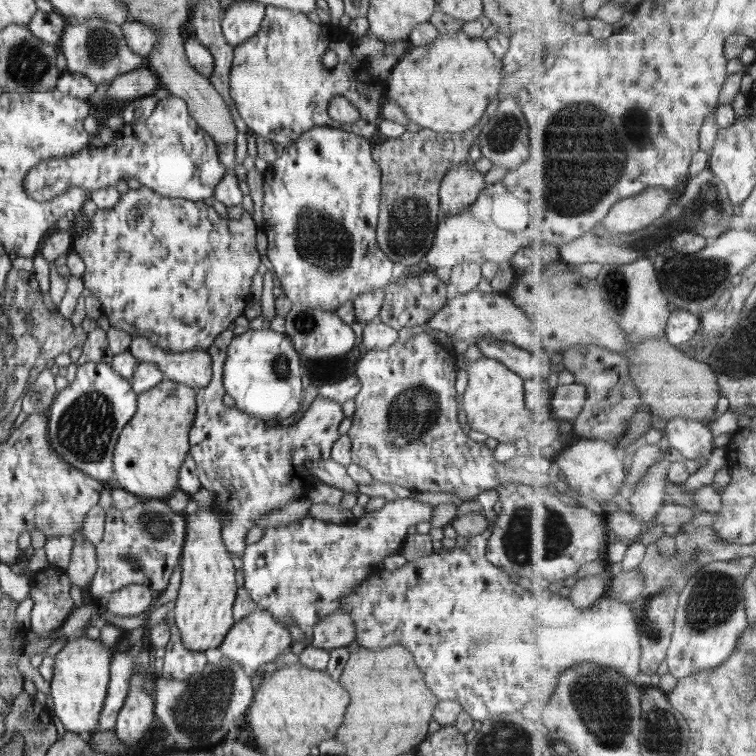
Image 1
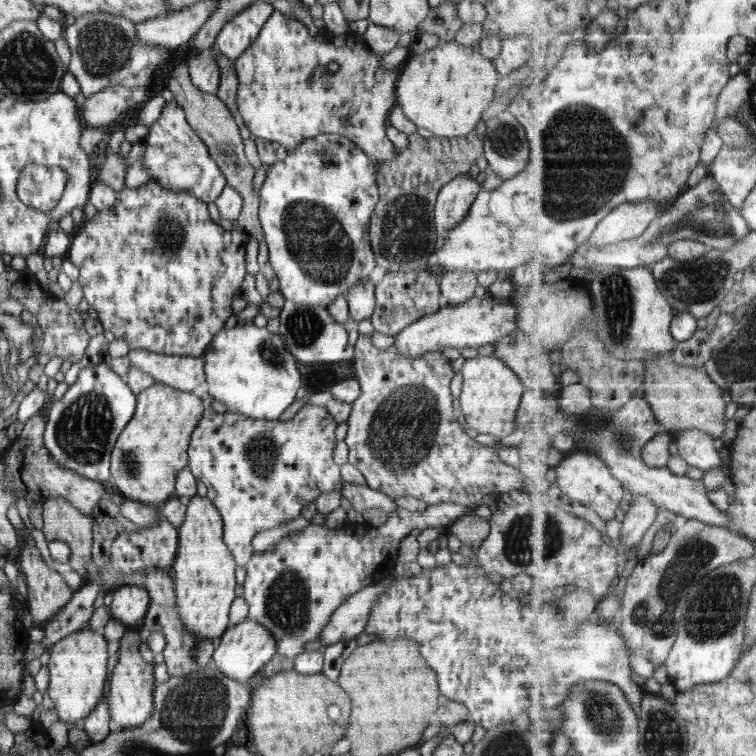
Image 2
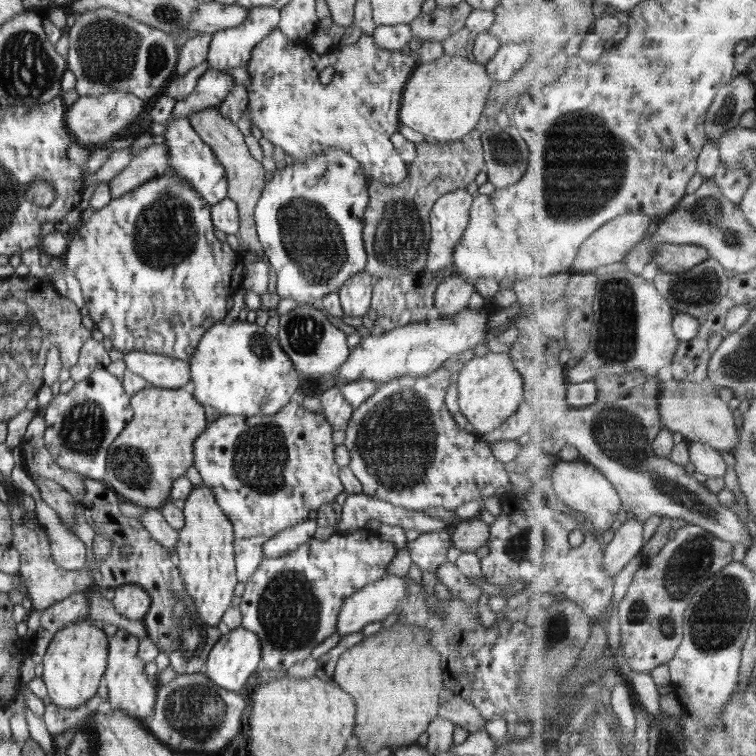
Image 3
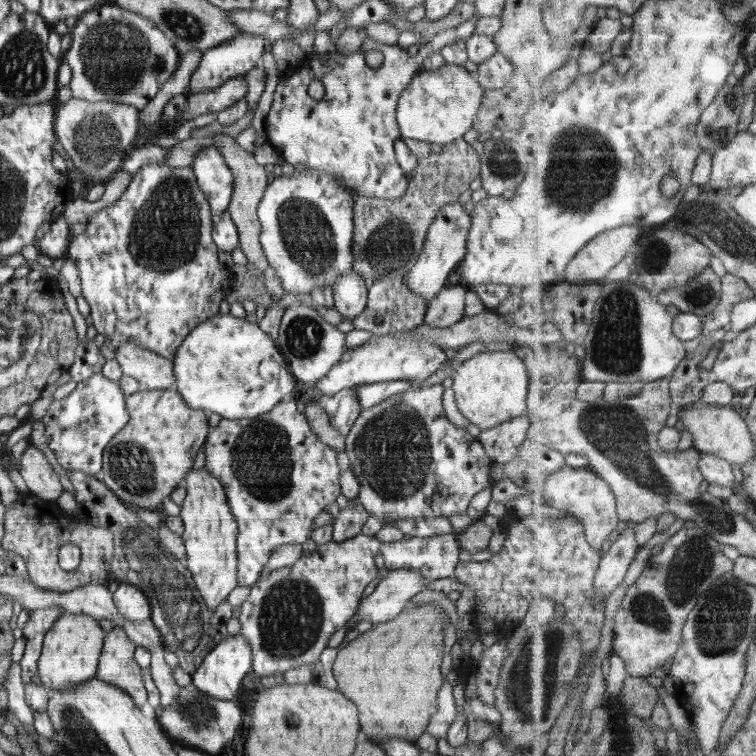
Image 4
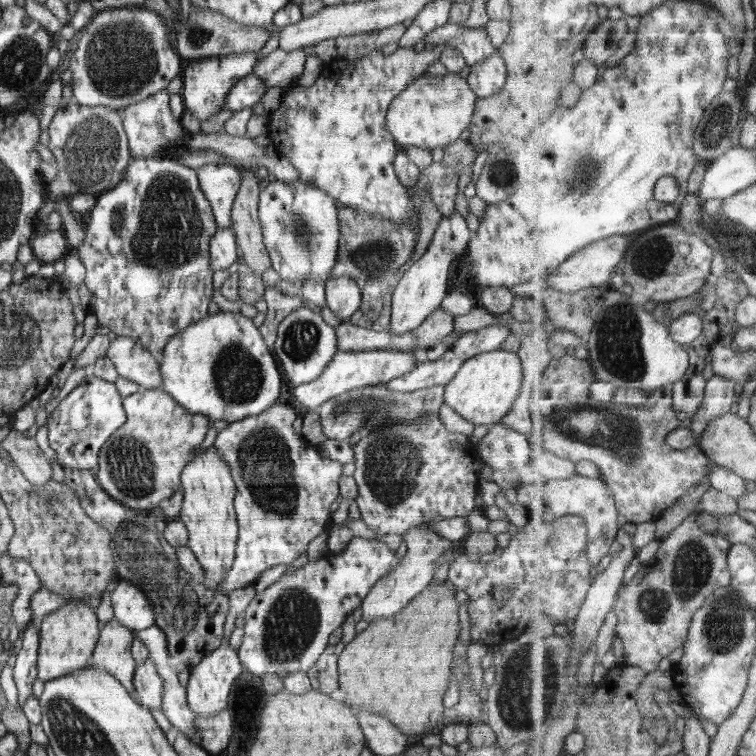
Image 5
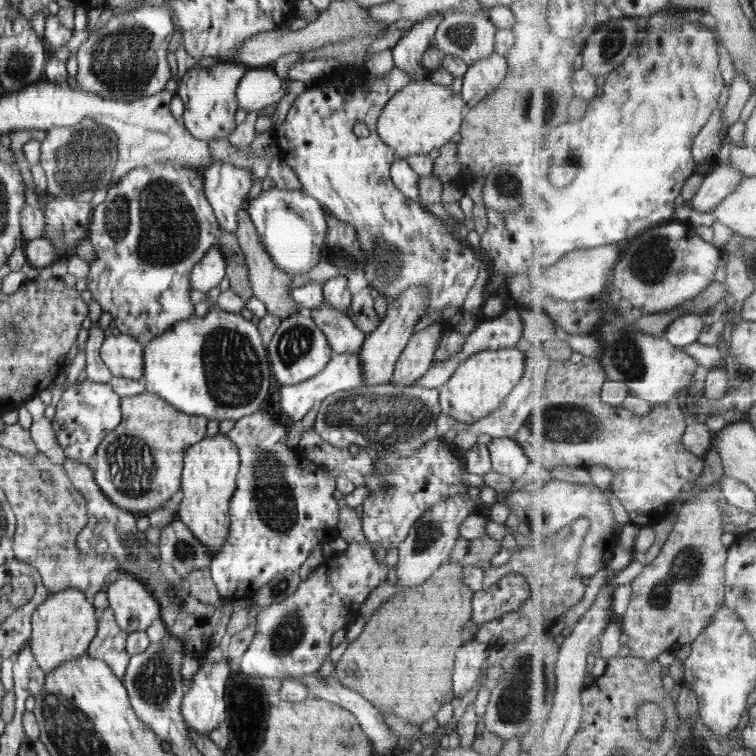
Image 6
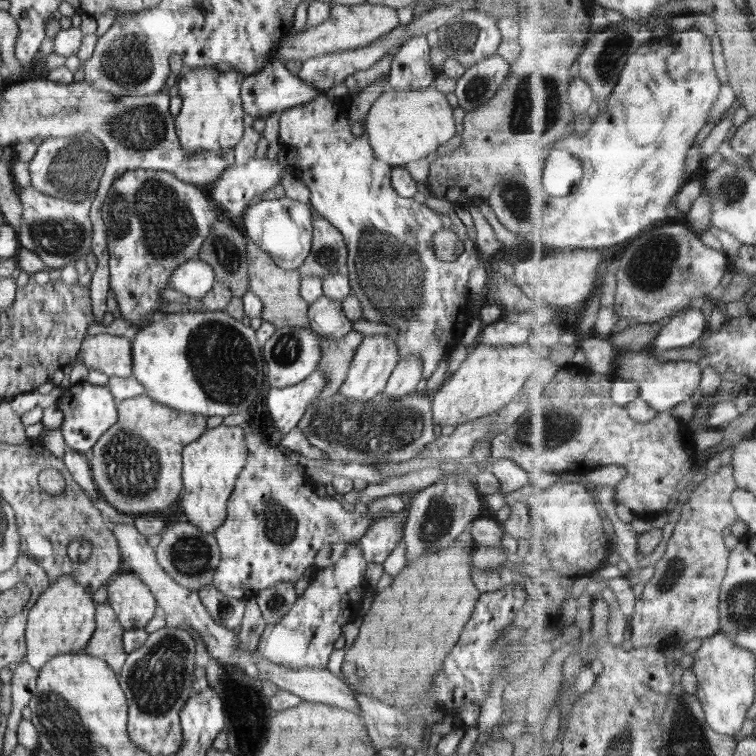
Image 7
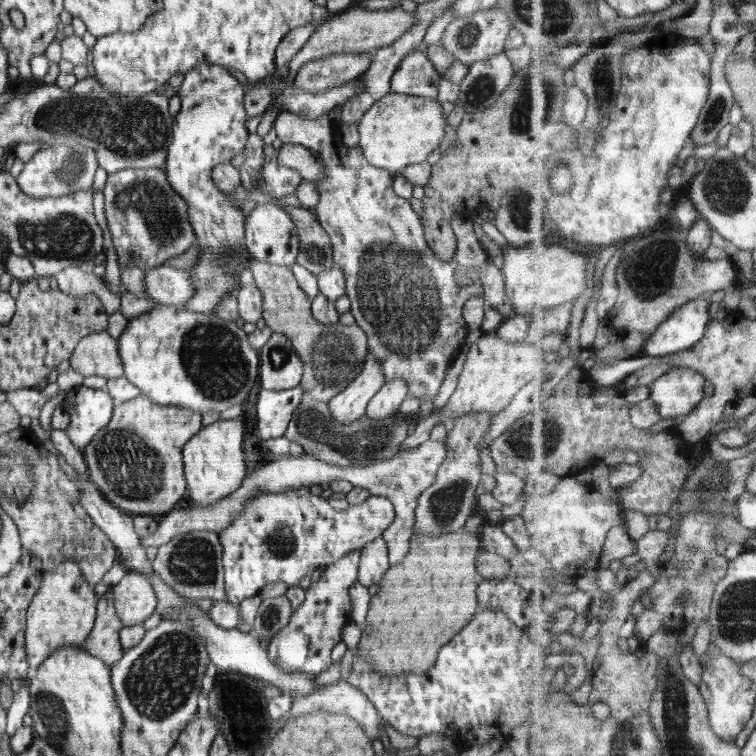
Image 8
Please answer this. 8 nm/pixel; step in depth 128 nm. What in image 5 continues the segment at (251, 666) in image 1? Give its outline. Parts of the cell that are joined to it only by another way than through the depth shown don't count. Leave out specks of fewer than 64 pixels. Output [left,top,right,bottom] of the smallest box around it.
[186,643,244,716]

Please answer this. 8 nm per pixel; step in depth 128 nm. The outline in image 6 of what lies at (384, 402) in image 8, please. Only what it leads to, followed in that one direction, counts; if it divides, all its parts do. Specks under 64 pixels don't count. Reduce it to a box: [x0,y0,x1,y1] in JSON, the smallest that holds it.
[390,323,445,386]

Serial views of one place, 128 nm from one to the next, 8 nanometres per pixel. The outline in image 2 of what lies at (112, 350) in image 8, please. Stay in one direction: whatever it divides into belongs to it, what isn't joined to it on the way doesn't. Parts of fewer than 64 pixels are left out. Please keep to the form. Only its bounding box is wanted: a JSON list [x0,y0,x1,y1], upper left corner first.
[127,349,205,392]

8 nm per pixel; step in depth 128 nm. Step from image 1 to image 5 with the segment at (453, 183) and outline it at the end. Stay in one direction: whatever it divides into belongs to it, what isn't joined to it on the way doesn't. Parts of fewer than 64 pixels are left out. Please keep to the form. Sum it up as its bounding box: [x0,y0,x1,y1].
[387,210,470,336]

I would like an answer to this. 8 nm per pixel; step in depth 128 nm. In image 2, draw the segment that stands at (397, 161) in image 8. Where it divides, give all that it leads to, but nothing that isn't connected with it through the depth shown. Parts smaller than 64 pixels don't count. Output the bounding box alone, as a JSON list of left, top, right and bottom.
[396,40,503,137]

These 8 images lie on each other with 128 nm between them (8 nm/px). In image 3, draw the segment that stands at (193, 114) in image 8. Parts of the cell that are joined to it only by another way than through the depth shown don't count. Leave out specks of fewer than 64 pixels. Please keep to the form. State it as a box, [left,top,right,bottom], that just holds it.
[207,6,280,72]

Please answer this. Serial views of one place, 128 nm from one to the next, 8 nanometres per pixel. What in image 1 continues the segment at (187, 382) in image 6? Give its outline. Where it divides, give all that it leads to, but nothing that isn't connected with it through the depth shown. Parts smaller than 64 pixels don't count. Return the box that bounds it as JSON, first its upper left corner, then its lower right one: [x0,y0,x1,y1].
[223,328,304,421]

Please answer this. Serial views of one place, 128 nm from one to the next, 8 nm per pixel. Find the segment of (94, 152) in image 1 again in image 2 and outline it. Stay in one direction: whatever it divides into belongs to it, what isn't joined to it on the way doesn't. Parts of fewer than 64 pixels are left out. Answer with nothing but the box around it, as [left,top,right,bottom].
[17,100,227,212]

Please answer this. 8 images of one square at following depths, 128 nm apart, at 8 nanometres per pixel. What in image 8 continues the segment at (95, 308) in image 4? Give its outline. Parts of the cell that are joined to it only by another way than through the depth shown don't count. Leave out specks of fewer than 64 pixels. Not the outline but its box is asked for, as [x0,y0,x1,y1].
[103,169,196,272]

